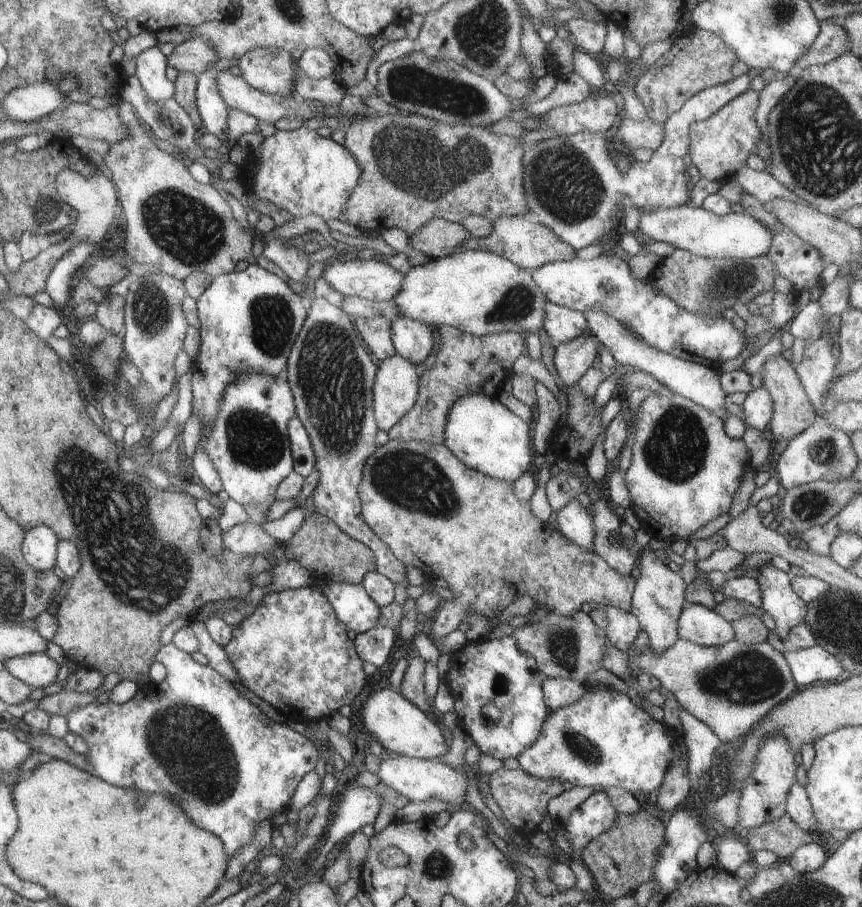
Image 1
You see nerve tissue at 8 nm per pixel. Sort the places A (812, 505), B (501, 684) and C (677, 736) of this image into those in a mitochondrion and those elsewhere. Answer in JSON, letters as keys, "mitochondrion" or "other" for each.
{"A":"mitochondrion","B":"mitochondrion","C":"other"}

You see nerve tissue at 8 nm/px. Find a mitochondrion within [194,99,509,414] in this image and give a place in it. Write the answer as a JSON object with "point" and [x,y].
{"point":[413,156]}

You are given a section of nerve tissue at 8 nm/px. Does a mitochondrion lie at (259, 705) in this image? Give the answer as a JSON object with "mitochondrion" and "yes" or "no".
{"mitochondrion":"no"}

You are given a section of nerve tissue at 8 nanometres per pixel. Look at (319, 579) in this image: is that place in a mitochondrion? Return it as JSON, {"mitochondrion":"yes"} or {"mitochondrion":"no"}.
{"mitochondrion":"no"}

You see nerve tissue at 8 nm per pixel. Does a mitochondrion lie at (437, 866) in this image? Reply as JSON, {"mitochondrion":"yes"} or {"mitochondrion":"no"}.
{"mitochondrion":"yes"}

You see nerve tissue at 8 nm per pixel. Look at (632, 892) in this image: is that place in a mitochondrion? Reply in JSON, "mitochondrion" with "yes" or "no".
{"mitochondrion":"no"}

